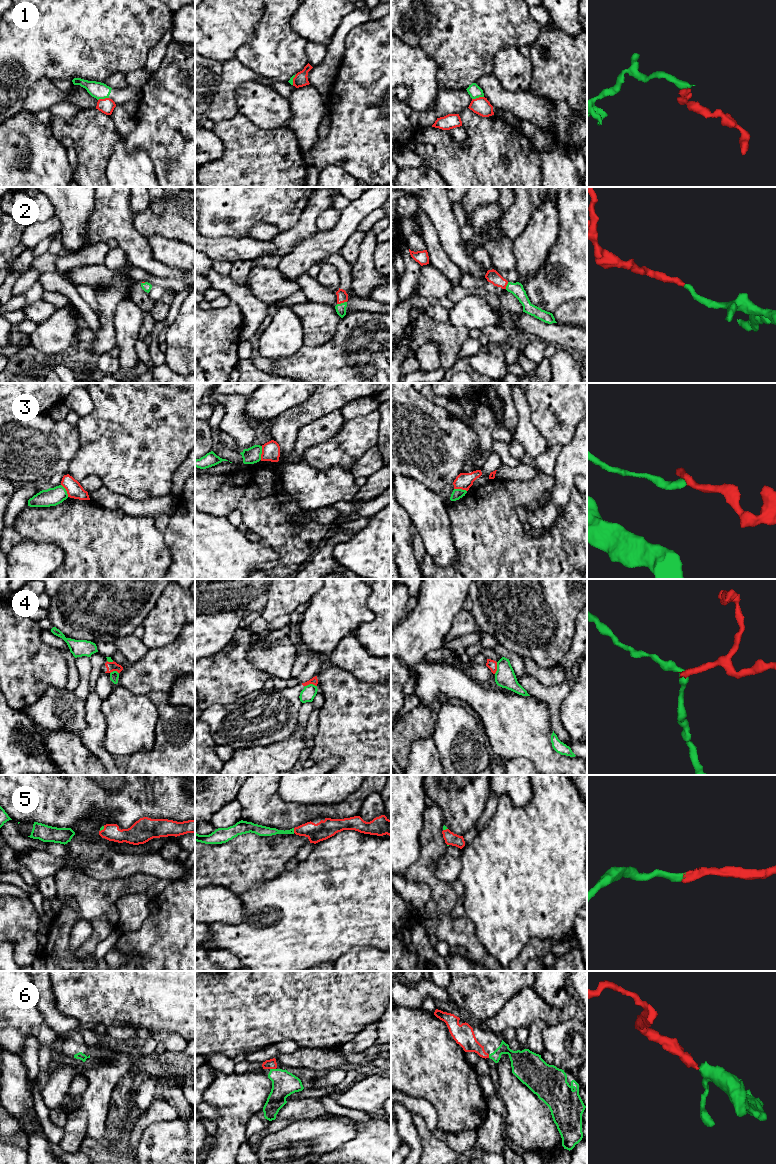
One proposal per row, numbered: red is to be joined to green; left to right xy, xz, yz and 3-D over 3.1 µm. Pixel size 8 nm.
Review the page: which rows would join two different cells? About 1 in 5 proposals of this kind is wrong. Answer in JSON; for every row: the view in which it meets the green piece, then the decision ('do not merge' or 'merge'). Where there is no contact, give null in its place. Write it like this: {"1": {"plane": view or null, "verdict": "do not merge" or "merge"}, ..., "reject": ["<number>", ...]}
{"1": {"plane": "yz", "verdict": "do not merge"}, "2": {"plane": "xz", "verdict": "merge"}, "3": {"plane": "xz", "verdict": "do not merge"}, "4": {"plane": "xz", "verdict": "do not merge"}, "5": {"plane": "xz", "verdict": "merge"}, "6": {"plane": "xz", "verdict": "merge"}, "reject": ["1", "3", "4"]}

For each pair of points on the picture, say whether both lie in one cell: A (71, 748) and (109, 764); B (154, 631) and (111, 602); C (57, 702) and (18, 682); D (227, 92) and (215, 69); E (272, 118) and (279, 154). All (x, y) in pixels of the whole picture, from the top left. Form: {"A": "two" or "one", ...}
{"A": "two", "B": "two", "C": "two", "D": "two", "E": "two"}

